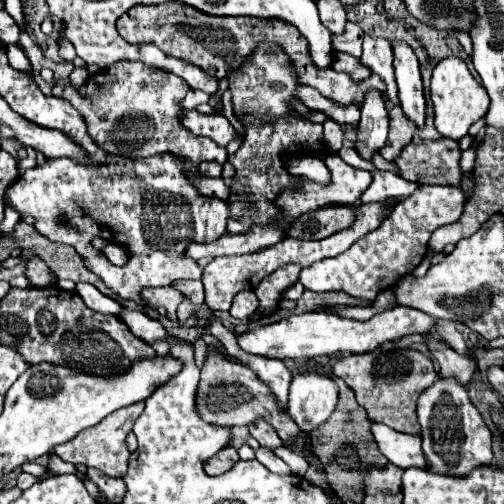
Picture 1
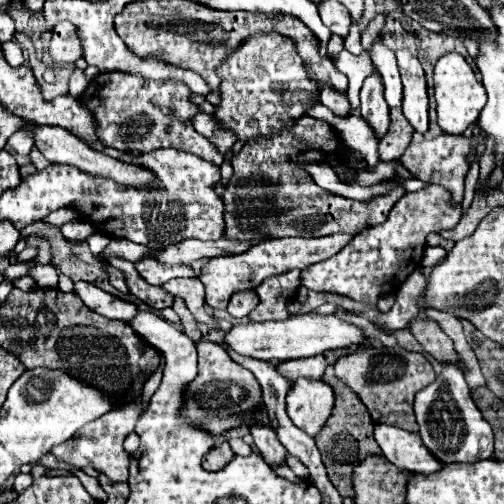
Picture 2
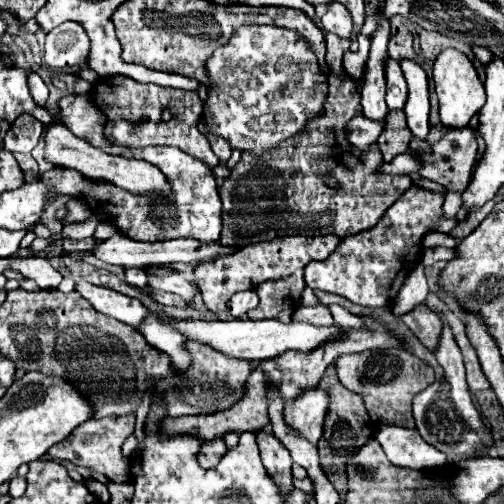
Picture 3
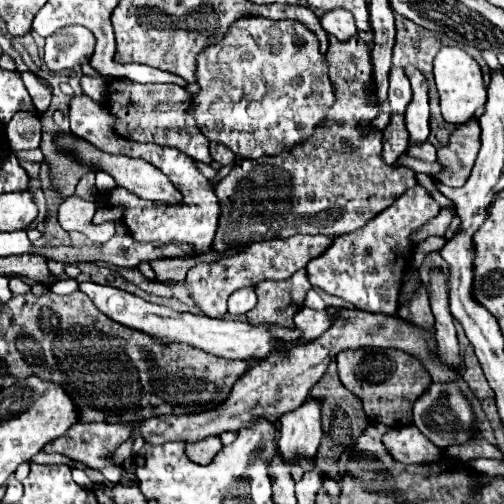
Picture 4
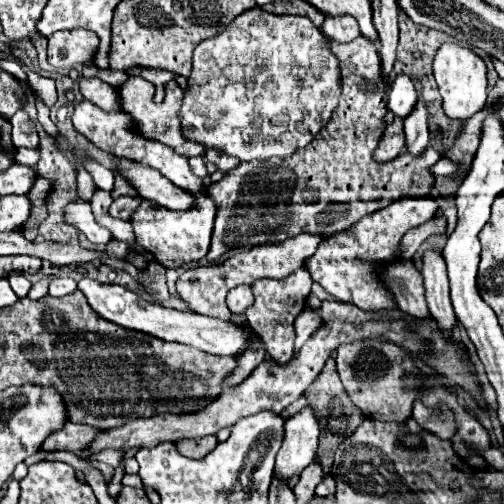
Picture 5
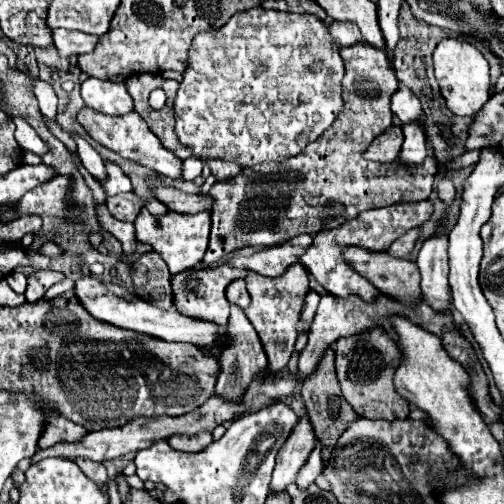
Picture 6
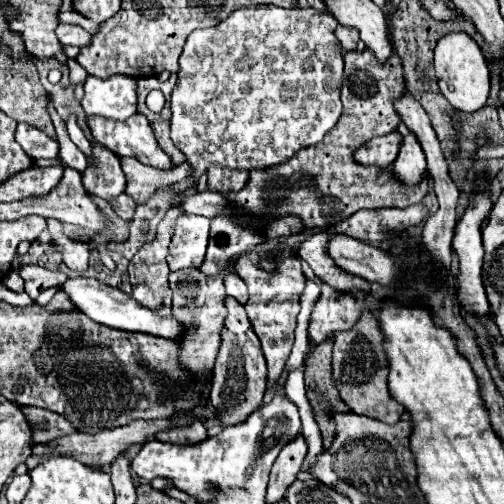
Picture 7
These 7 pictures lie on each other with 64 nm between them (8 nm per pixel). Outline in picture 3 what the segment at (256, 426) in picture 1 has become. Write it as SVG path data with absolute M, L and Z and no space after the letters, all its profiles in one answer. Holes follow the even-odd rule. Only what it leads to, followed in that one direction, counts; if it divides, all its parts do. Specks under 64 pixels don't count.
M264 428L262 432L258 432L258 446L260 446L262 462L264 462L266 470L268 470L268 474L272 476L274 484L282 490L282 494L288 496L288 492L294 490L292 472L290 472L290 466L292 466L290 452L270 432L270 428Z

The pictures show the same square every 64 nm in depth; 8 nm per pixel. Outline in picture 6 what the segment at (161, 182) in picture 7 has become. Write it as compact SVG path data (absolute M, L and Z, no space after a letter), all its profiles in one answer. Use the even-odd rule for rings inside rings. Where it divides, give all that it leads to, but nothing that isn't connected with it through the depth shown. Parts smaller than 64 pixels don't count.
M192 158L184 160L184 164L182 164L182 176L184 176L184 180L194 180L196 176L200 176L202 166L204 164L200 160L192 160Z

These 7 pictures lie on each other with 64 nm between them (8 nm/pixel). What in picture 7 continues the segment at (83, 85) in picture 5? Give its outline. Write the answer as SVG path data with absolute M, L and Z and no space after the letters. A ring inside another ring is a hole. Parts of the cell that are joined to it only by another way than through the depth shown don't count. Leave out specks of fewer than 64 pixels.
M114 74L106 80L88 76L84 84L82 108L86 116L126 120L136 114L136 96L136 78L124 74Z

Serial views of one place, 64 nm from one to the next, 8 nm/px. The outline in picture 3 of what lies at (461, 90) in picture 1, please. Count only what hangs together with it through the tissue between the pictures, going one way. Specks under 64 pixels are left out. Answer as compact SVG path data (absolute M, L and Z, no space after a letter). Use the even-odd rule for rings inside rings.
M446 48L438 54L434 62L434 82L436 82L436 94L440 100L440 120L444 126L450 128L462 128L468 126L470 118L484 106L484 84L478 78L478 72L472 64L472 60L462 54L456 48Z

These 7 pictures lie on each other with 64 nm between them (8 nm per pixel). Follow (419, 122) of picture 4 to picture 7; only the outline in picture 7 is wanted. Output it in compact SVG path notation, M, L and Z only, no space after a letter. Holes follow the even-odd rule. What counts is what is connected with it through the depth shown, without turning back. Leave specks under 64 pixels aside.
M410 134L404 138L404 144L400 146L398 158L394 160L394 166L392 166L392 174L402 186L412 188L416 186L416 182L420 184L424 180L424 172L426 172L424 152L420 144L416 144L416 136Z

